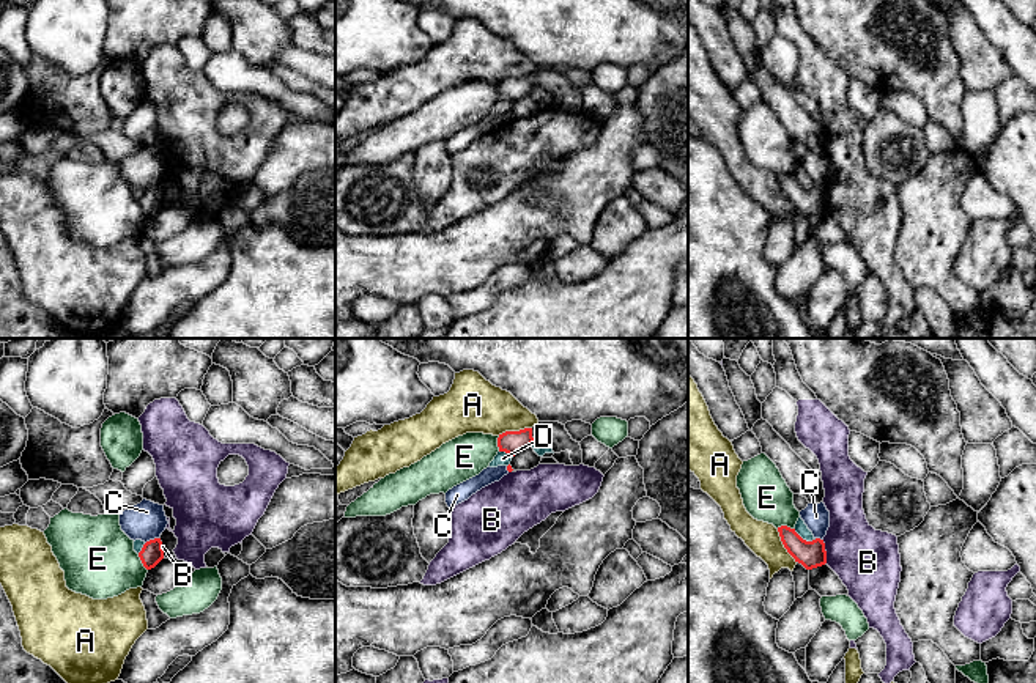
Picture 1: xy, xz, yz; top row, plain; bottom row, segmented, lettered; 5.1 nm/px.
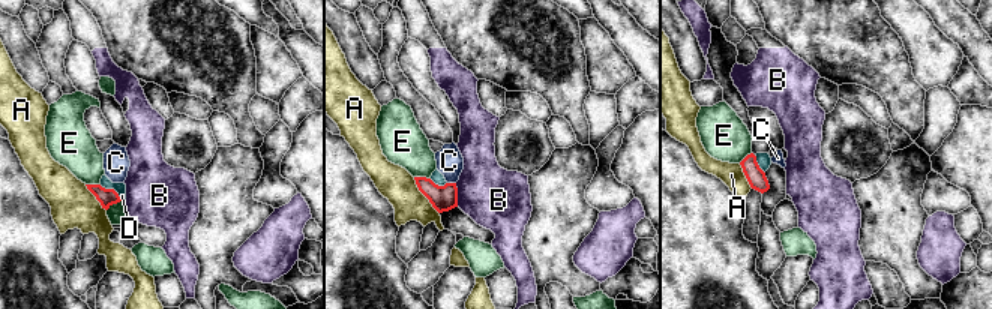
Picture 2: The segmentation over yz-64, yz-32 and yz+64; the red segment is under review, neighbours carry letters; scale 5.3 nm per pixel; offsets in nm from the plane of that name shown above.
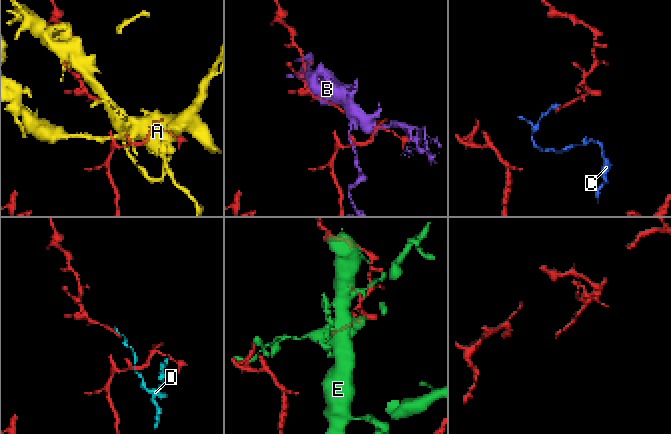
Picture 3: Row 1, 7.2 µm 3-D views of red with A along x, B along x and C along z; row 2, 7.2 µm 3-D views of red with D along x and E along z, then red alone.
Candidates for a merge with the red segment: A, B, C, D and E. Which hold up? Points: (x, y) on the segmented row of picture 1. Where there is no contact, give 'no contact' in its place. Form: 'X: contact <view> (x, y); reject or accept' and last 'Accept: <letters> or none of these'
A: contact xz (514, 431); reject
B: contact yz (825, 551); reject
C: contact xy (151, 540); reject
D: contact yz (805, 540); reject
E: contact yz (786, 526); reject
Accept: none of these

